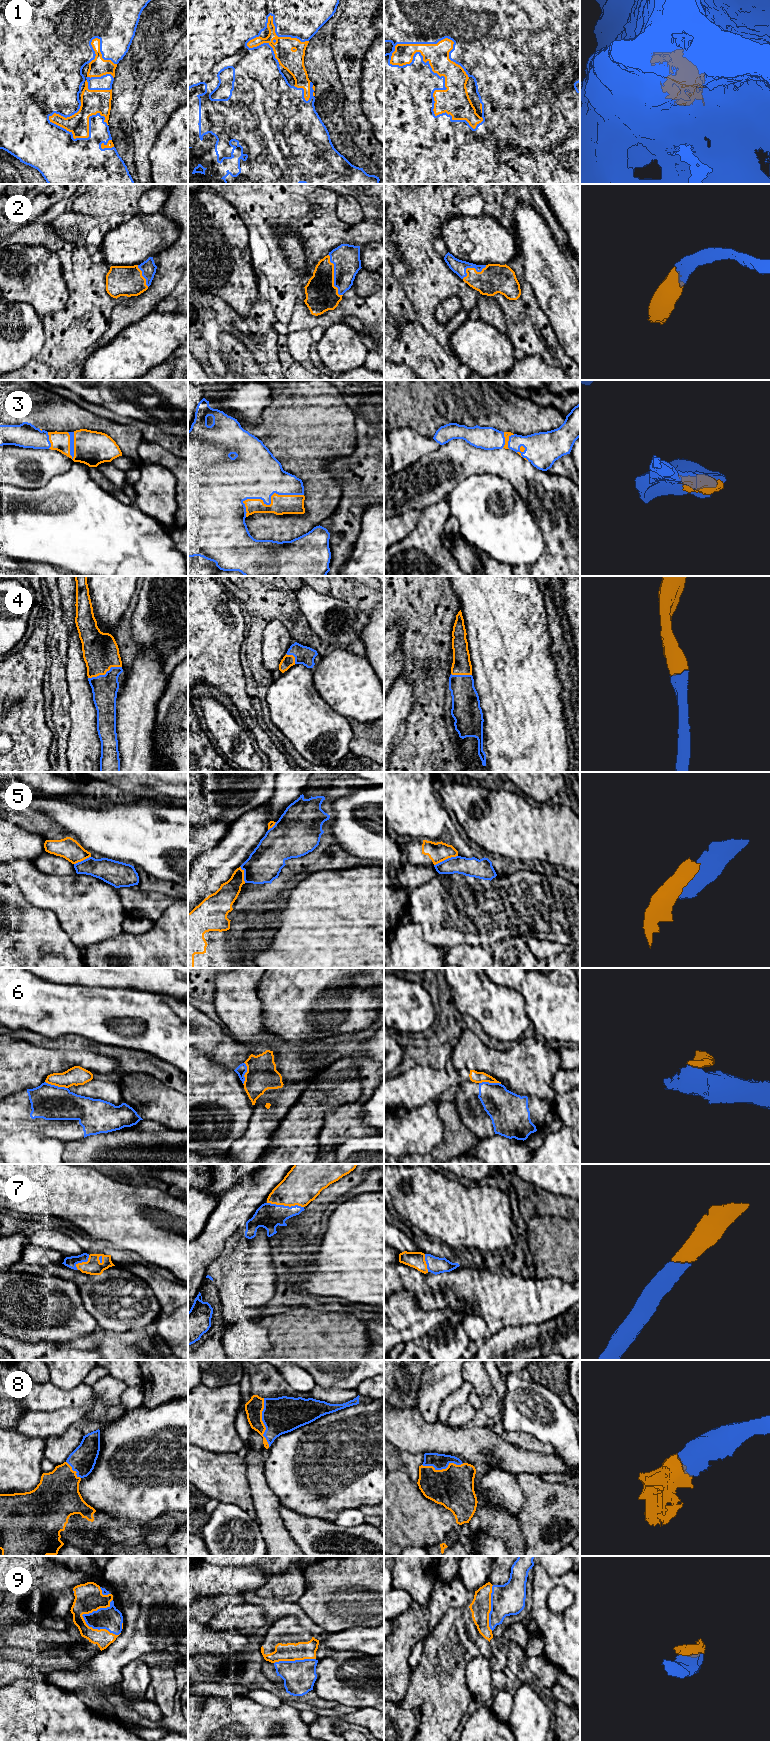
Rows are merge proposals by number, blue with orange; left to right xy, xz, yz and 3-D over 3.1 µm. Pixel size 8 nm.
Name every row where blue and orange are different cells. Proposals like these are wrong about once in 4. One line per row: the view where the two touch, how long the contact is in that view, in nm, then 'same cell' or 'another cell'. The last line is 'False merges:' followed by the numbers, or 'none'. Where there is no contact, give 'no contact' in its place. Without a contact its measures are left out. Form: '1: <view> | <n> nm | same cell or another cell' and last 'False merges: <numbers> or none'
1: yz | 950 nm | same cell
2: xz | 360 nm | same cell
3: xz | 500 nm | same cell
4: xy | 280 nm | same cell
5: yz | 200 nm | another cell
6: xy | 190 nm | another cell
7: xz | 300 nm | same cell
8: xz | 400 nm | same cell
9: xy | 360 nm | same cell
False merges: 5, 6

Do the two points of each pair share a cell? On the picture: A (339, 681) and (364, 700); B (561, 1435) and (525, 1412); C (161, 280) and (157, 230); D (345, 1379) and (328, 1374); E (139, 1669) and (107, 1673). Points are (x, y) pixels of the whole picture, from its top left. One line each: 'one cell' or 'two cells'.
A: one cell
B: one cell
C: two cells
D: one cell
E: two cells

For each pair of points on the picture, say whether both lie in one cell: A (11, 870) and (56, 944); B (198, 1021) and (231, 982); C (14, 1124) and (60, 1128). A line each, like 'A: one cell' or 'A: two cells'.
A: two cells
B: two cells
C: one cell

